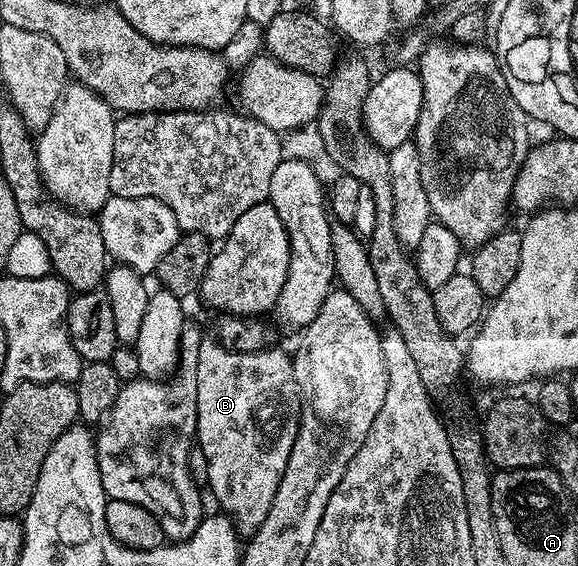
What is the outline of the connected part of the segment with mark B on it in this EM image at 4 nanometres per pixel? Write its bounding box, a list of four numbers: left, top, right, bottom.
[195,338,301,537]

